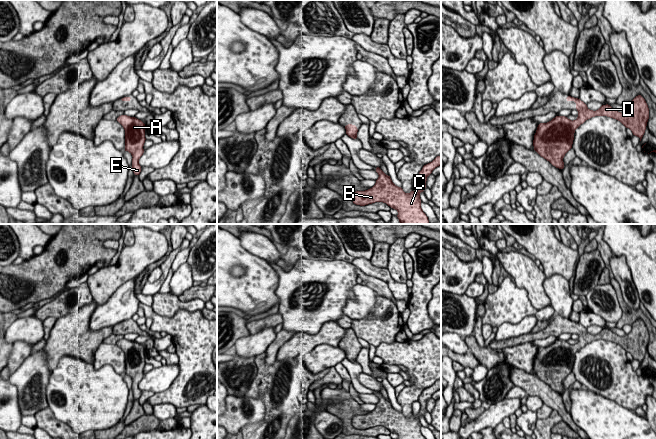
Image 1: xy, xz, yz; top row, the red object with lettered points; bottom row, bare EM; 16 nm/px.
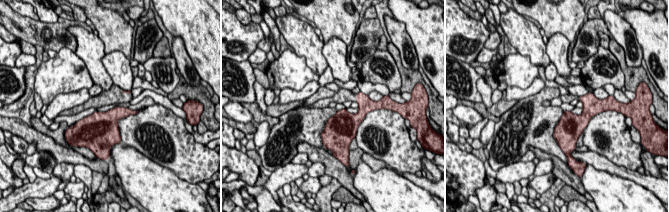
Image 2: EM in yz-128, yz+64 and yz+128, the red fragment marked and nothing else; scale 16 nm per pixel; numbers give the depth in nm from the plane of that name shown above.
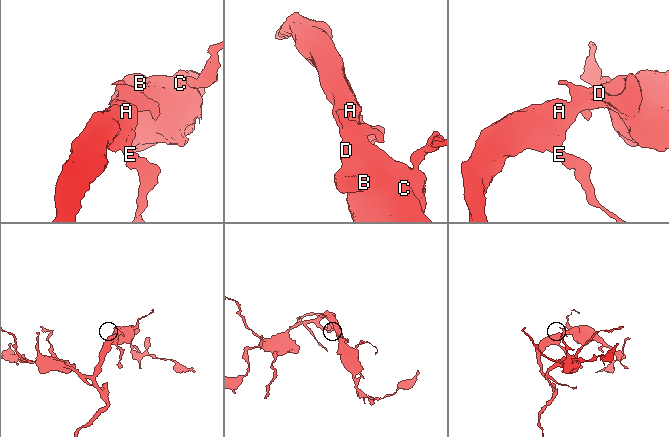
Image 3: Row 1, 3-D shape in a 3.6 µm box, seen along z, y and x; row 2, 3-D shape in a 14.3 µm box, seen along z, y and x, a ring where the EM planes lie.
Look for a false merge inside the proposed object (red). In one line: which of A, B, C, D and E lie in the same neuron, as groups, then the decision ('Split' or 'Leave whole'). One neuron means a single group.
Groups: A B C D E. Leave whole

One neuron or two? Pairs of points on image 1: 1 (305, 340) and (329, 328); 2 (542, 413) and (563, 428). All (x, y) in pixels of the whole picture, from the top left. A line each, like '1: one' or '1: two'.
1: one
2: two

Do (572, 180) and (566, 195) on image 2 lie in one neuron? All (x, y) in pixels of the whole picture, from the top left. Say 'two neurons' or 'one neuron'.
one neuron

